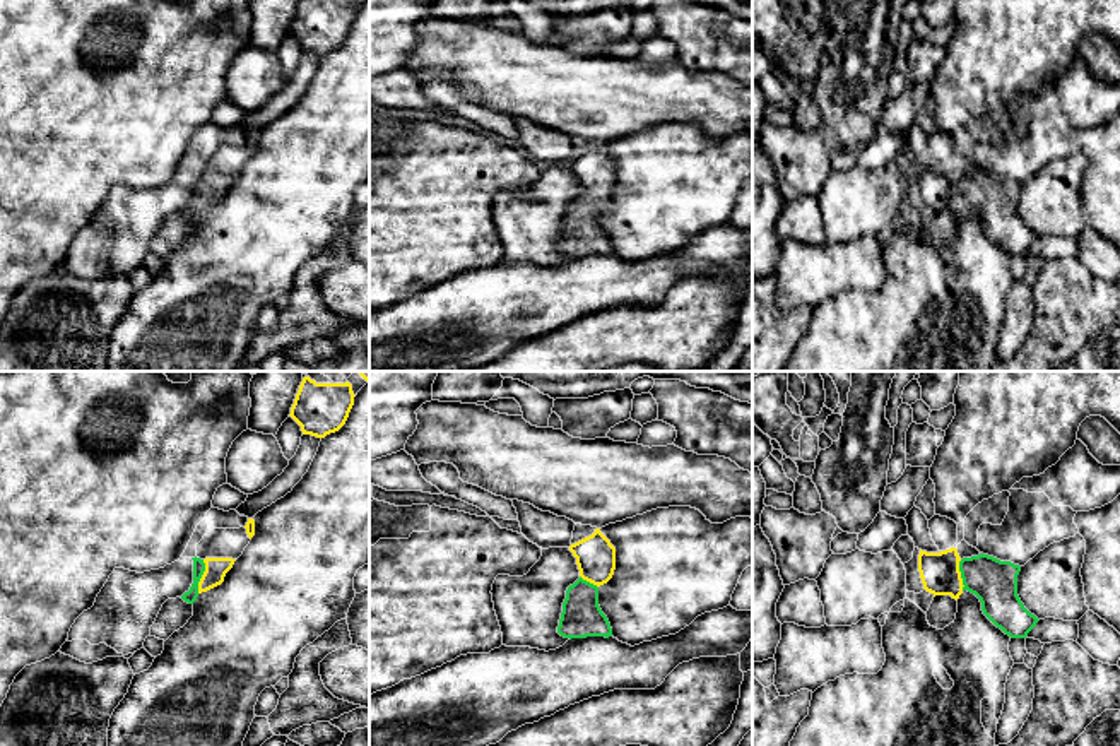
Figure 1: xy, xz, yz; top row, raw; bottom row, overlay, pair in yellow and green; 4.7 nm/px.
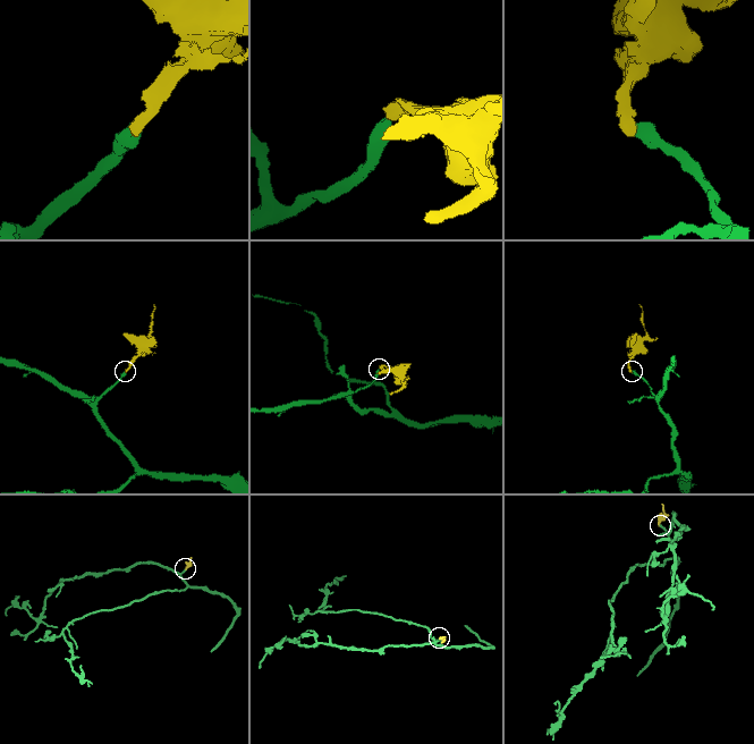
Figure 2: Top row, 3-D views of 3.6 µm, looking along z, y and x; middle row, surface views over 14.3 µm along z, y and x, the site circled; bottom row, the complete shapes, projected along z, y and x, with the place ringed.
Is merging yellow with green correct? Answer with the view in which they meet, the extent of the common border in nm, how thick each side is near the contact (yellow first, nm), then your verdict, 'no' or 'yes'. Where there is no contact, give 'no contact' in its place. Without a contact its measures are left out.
xy | 160 nm | 110/60 nm | yes

